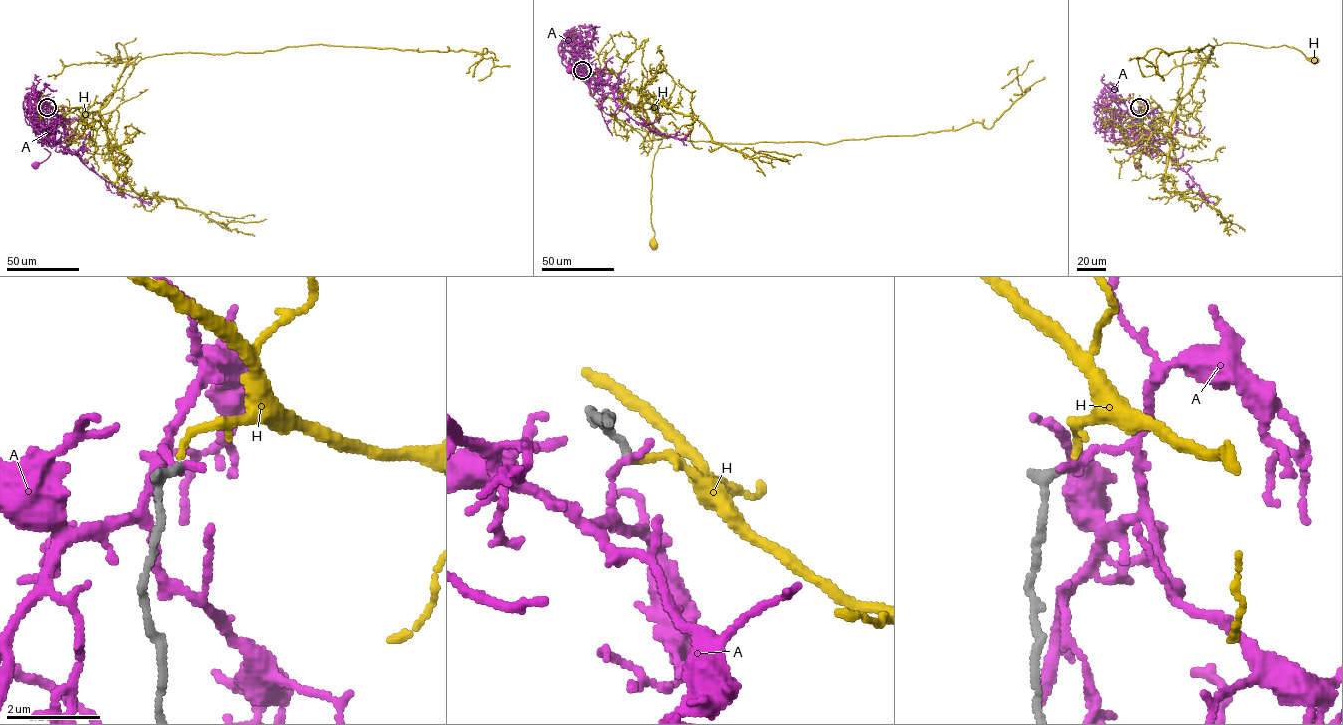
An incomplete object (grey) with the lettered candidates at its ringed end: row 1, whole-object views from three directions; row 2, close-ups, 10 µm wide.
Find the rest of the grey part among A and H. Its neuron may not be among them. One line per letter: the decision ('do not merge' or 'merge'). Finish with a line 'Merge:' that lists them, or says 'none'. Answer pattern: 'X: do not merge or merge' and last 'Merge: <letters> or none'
A: do not merge
H: merge
Merge: H

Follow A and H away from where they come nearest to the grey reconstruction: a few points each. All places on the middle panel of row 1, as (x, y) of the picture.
A: (582, 70), (569, 65), (582, 68), (582, 72), (577, 75), (578, 67), (585, 71), (570, 69)
H: (582, 70), (638, 106), (662, 133), (651, 177), (653, 245)

